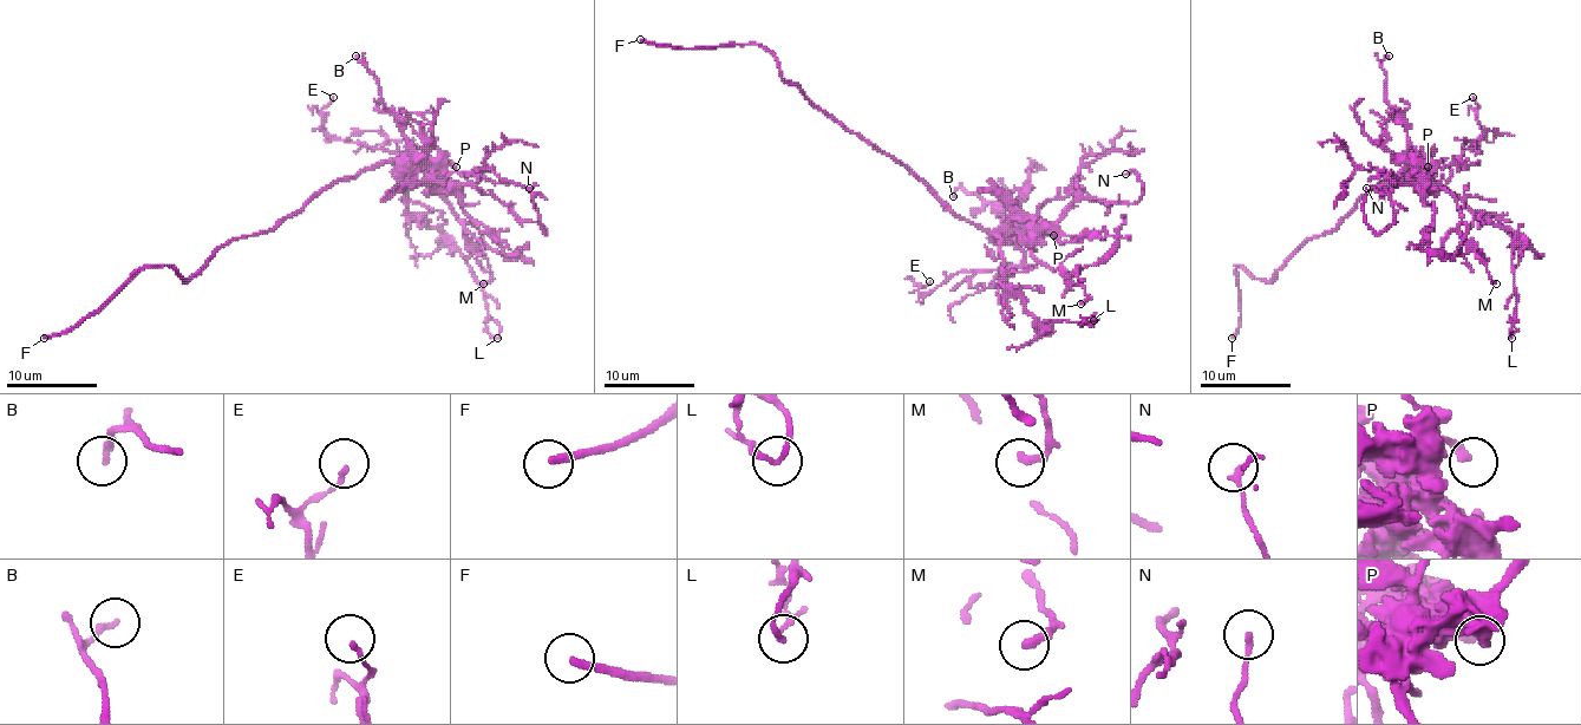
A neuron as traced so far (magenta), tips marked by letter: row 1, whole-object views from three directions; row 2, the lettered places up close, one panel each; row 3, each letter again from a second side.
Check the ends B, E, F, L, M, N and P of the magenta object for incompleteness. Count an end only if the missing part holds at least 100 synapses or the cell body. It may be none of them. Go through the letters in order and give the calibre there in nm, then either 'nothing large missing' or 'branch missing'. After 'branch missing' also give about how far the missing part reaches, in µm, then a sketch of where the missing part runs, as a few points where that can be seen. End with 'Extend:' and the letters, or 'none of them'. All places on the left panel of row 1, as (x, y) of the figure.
B: calibre 200 nm; nothing large missing
E: calibre 120 nm; nothing large missing
F: calibre 240 nm; branch missing; missing 35 µm
L: calibre 130 nm; nothing large missing
M: calibre 260 nm; nothing large missing
N: calibre 160 nm; nothing large missing
P: calibre 240 nm; nothing large missing
Extend: F

